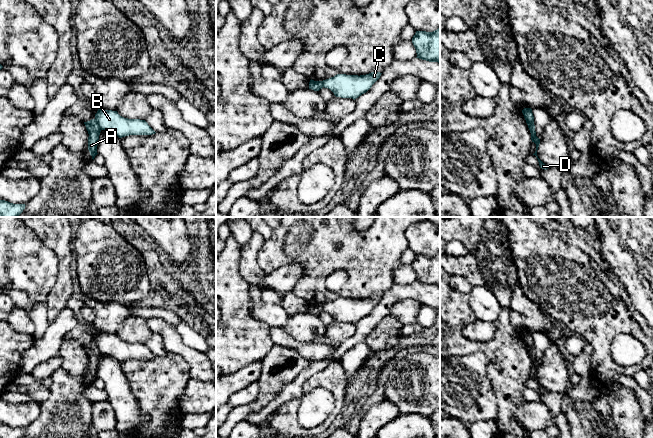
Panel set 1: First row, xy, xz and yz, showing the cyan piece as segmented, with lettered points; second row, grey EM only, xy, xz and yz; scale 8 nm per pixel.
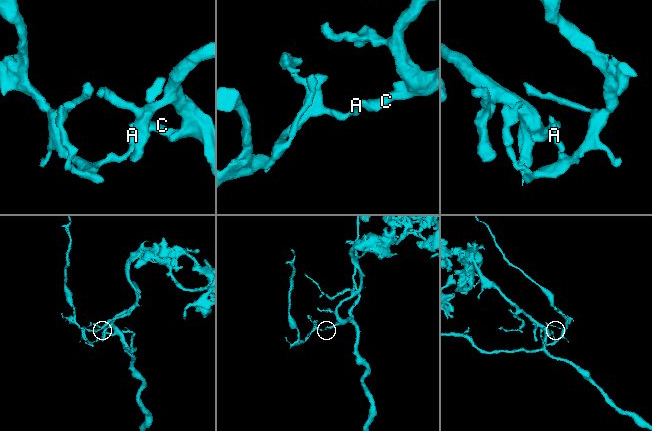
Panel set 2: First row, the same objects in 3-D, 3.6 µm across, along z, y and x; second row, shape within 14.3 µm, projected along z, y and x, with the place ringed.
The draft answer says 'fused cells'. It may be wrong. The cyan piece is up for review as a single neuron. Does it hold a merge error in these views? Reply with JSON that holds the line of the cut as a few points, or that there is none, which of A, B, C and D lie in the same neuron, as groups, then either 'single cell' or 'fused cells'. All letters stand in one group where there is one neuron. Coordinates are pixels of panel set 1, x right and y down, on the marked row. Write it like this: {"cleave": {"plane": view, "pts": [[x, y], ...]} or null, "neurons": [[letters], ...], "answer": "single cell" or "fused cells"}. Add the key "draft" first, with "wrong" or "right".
{"draft": "right", "cleave": {"plane": "xy", "pts": [[94, 119], [101, 129]]}, "neurons": [["A", "D"], ["B", "C"]], "answer": "fused cells"}

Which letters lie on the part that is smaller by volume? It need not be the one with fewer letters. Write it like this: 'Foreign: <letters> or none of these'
Foreign: A, D

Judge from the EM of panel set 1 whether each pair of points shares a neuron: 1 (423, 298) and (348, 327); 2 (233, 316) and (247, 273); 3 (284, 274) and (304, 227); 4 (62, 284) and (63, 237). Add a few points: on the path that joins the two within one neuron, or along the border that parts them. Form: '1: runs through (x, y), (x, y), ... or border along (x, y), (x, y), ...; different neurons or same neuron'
1: border along (355, 324), (355, 332), (339, 343); different neurons
2: border along (239, 257), (240, 276), (250, 286); different neurons
3: border along (305, 269), (298, 263), (286, 263), (268, 274); different neurons
4: runs through (63, 272), (63, 249); same neuron

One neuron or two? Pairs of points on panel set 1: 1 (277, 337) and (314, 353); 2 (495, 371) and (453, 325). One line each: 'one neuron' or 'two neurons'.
1: one neuron
2: one neuron

